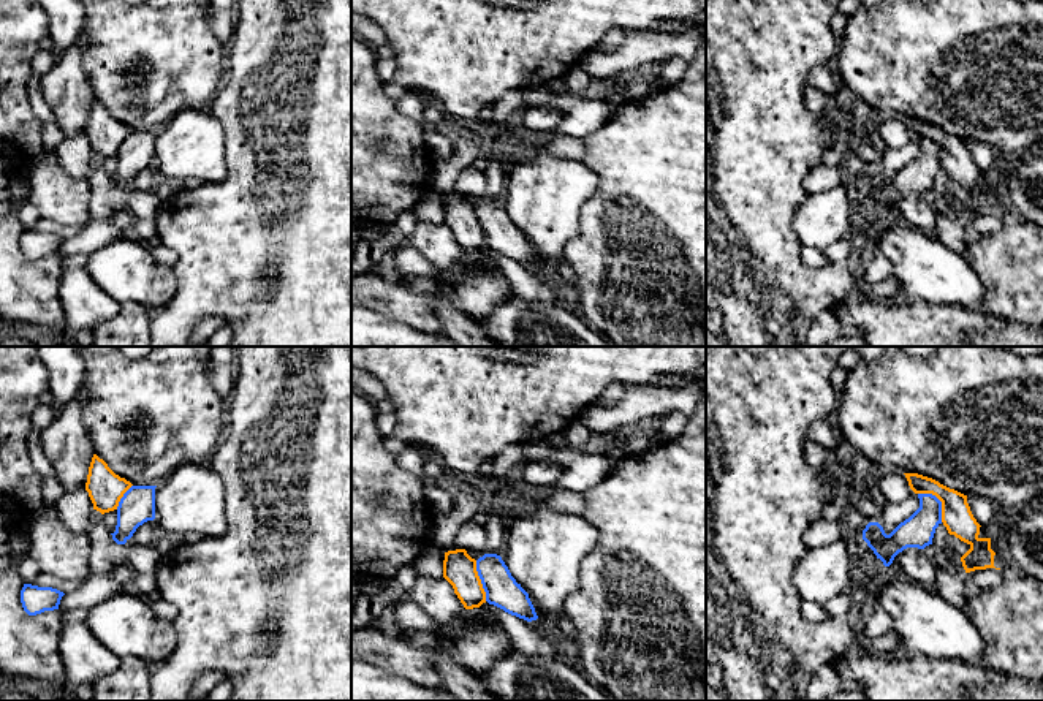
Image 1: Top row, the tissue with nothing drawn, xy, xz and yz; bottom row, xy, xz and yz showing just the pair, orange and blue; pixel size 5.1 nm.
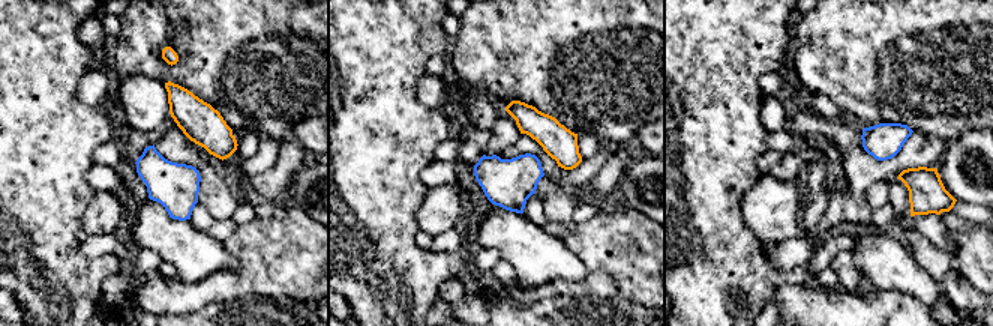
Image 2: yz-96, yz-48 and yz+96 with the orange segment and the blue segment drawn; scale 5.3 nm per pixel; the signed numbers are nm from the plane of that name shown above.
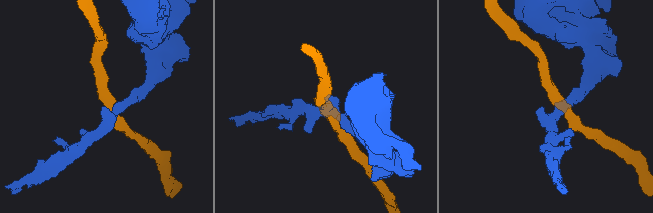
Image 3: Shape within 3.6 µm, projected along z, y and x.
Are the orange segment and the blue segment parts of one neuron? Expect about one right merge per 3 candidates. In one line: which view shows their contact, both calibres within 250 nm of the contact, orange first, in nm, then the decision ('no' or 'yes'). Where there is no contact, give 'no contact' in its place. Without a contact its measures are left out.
yz | 160/160 nm | no

